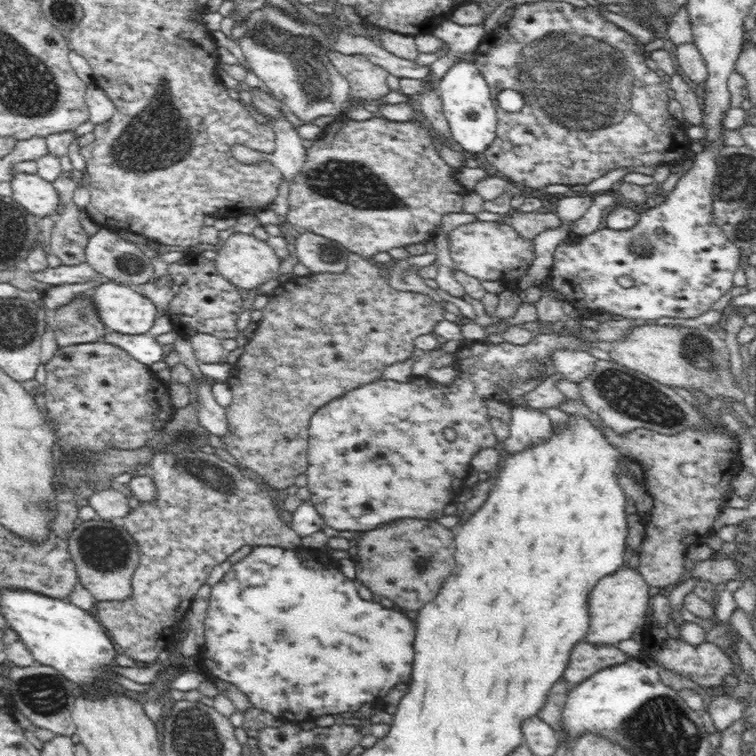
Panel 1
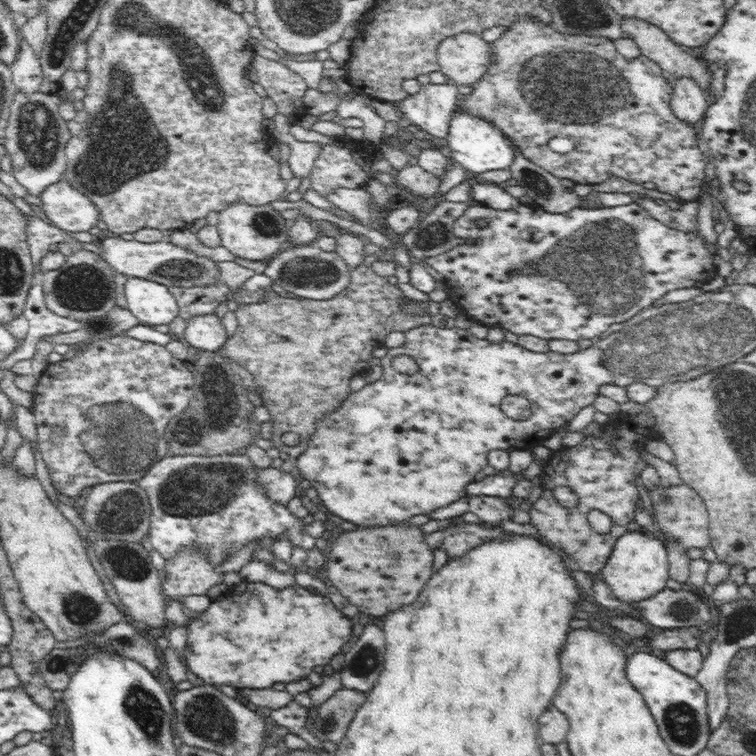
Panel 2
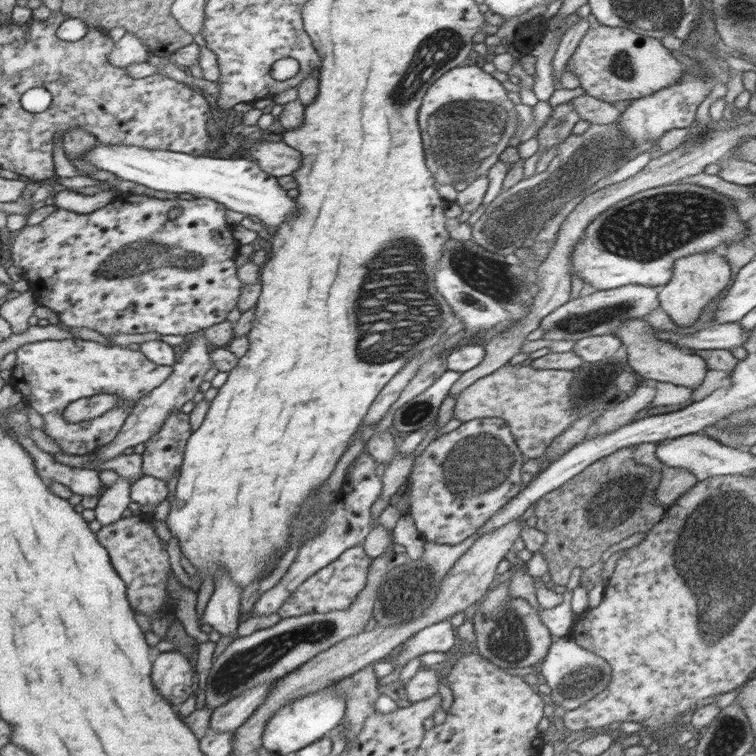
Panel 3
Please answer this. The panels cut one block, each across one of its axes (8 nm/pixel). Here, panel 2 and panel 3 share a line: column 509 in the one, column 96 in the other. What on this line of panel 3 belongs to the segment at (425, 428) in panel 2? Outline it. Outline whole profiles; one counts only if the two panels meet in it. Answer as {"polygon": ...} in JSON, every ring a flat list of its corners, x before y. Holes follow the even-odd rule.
{"polygon":[[77,337,31,342,18,348,16,355,10,385,22,394,27,406,40,413,45,434,56,441,64,453,74,456,87,454,82,452,82,448,86,450,88,444,102,447,112,441,124,420,132,414,128,408,134,407,142,396,163,384,173,372,173,366,155,364,138,350,120,345,105,346],[100,394,115,395,127,403,127,408,114,407,97,418,75,424,66,421,64,412,72,402]]}

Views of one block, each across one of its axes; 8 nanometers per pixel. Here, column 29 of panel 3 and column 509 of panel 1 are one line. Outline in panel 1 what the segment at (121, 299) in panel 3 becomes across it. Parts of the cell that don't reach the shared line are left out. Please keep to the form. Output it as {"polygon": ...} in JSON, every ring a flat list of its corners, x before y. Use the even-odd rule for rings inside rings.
{"polygon":[[476,220,470,224,462,224,450,232,448,242,454,268,481,281,500,280,507,290,515,290,517,280,534,260,533,240,524,240,506,222]]}

